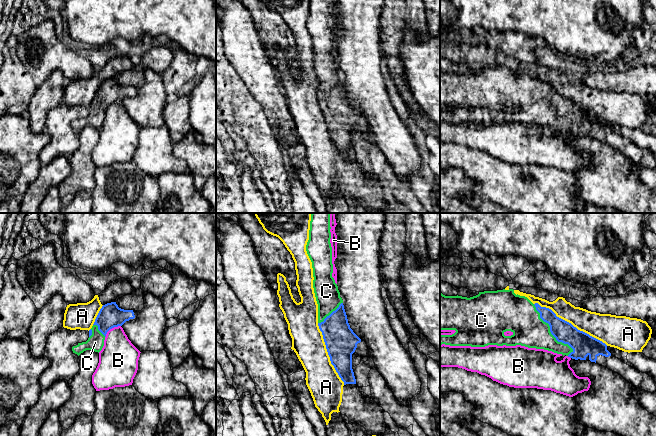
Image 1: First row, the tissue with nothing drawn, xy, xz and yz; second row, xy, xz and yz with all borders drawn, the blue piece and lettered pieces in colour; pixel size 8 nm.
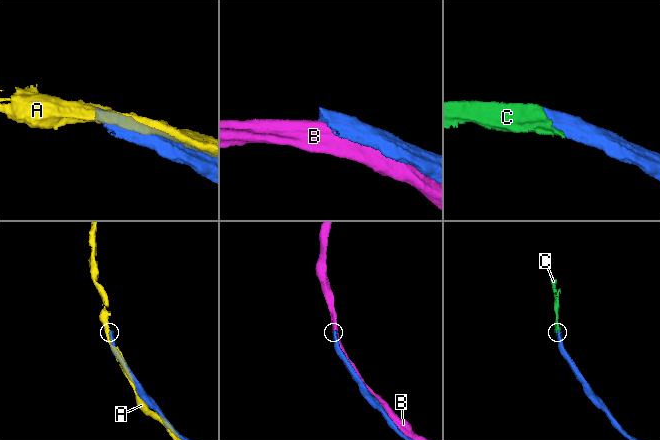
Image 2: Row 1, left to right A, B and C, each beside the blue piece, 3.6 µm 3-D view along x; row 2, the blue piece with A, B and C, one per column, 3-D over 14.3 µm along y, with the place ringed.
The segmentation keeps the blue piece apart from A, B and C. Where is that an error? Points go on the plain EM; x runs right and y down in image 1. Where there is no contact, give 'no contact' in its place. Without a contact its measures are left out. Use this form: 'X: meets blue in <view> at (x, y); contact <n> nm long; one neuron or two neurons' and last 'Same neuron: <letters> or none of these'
A: meets blue in yz at (570, 99); contact 700 nm long; two neurons
B: meets blue in xy at (111, 104); contact 160 nm long; two neurons
C: meets blue in yz at (550, 107); contact 500 nm long; one neuron
Same neuron: C

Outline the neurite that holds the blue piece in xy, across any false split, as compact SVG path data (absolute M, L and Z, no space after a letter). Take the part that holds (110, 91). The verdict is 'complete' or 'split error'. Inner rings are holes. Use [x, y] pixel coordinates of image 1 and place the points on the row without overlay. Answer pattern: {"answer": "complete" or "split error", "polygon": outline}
{"answer": "split error", "polygon": "M116 78L103 81L92 104L89 106L88 116L73 122L73 129L78 132L86 126L99 129L104 122L107 108L114 103L122 102L126 97L134 94L135 91L133 86L121 85Z"}

